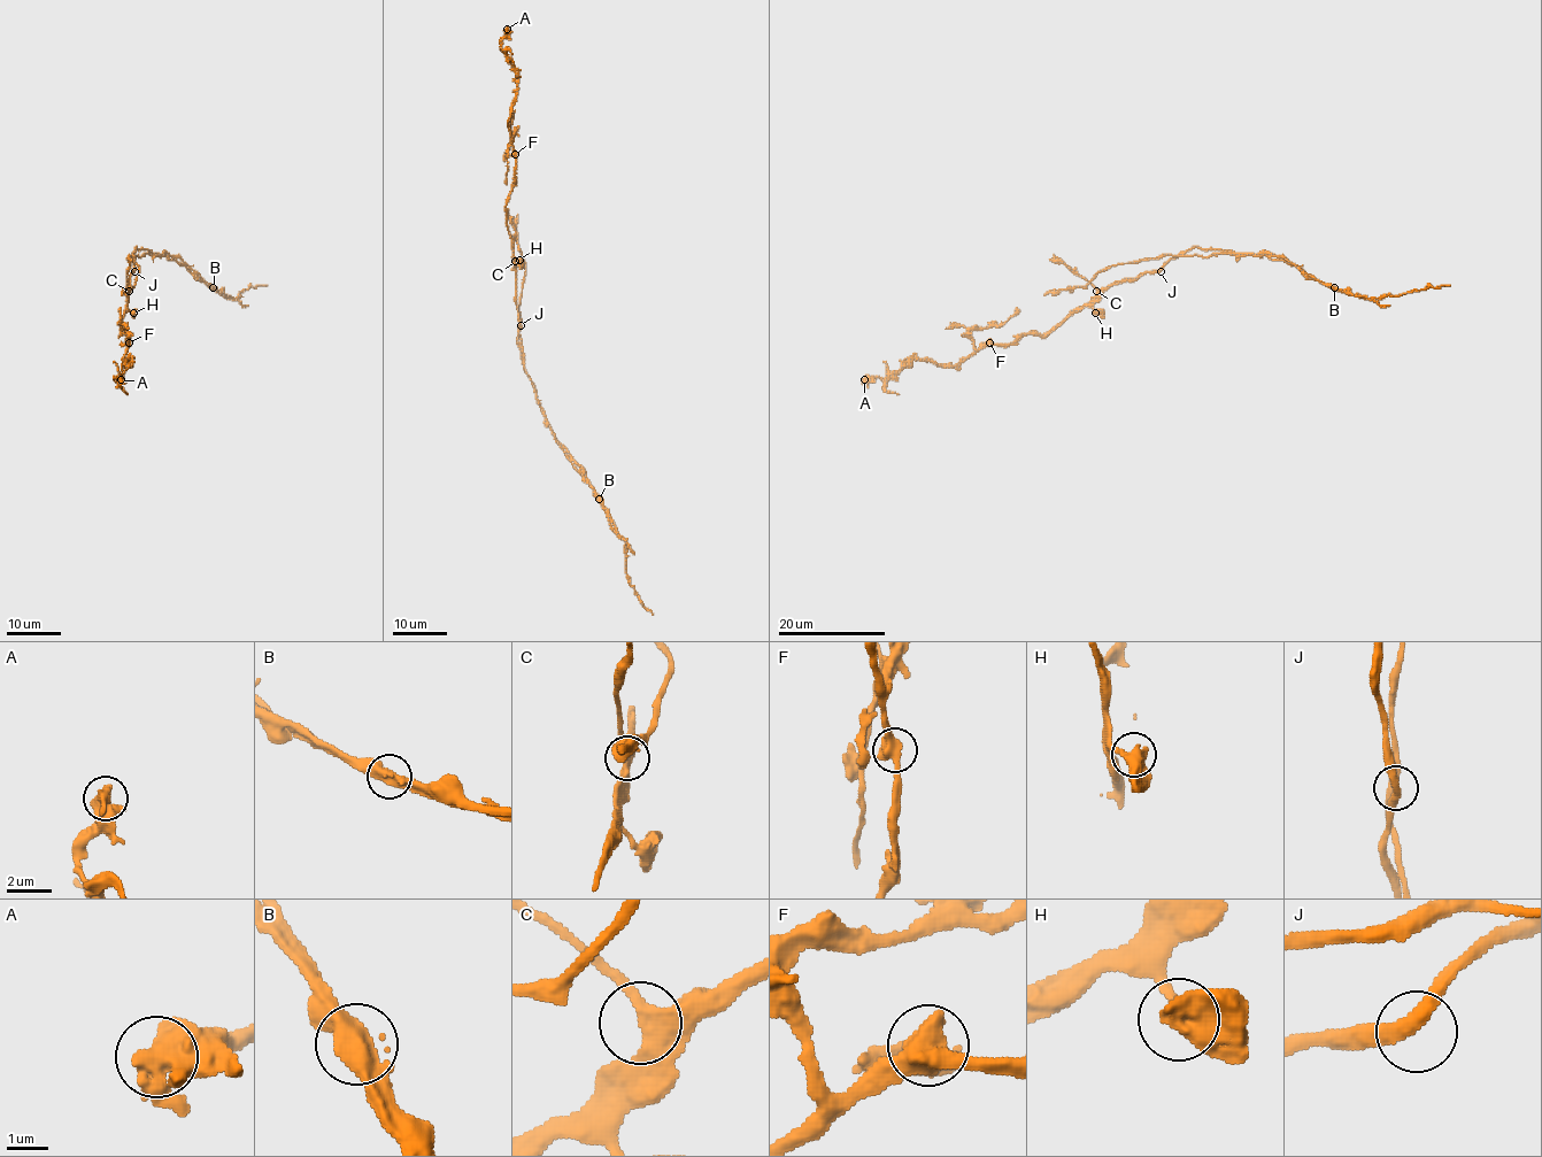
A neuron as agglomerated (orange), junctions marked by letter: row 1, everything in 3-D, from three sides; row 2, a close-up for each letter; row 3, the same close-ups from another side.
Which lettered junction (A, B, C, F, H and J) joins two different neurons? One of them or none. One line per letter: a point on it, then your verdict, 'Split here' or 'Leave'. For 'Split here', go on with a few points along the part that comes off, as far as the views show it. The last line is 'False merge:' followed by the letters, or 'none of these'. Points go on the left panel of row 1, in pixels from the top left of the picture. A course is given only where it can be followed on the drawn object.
A: Place: (121, 379). Leave
B: Place: (213, 287). Split here. Course of the part to remove: (214, 287), (163, 255), (133, 255), (139, 272), (122, 295)
C: Place: (129, 291). Leave
F: Place: (129, 342). Leave
H: Place: (133, 313). Leave
J: Place: (135, 271). Leave
False merge: B

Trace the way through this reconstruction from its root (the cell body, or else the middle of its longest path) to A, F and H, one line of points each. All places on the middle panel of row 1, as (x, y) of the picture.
A: (521, 324), (516, 263), (506, 213), (515, 179), (508, 120), (517, 78), (517, 70), (501, 49), (507, 29)
F: (521, 324), (516, 308), (516, 263), (506, 213), (506, 199), (515, 179), (515, 154)
H: (521, 324), (514, 259), (519, 260)

